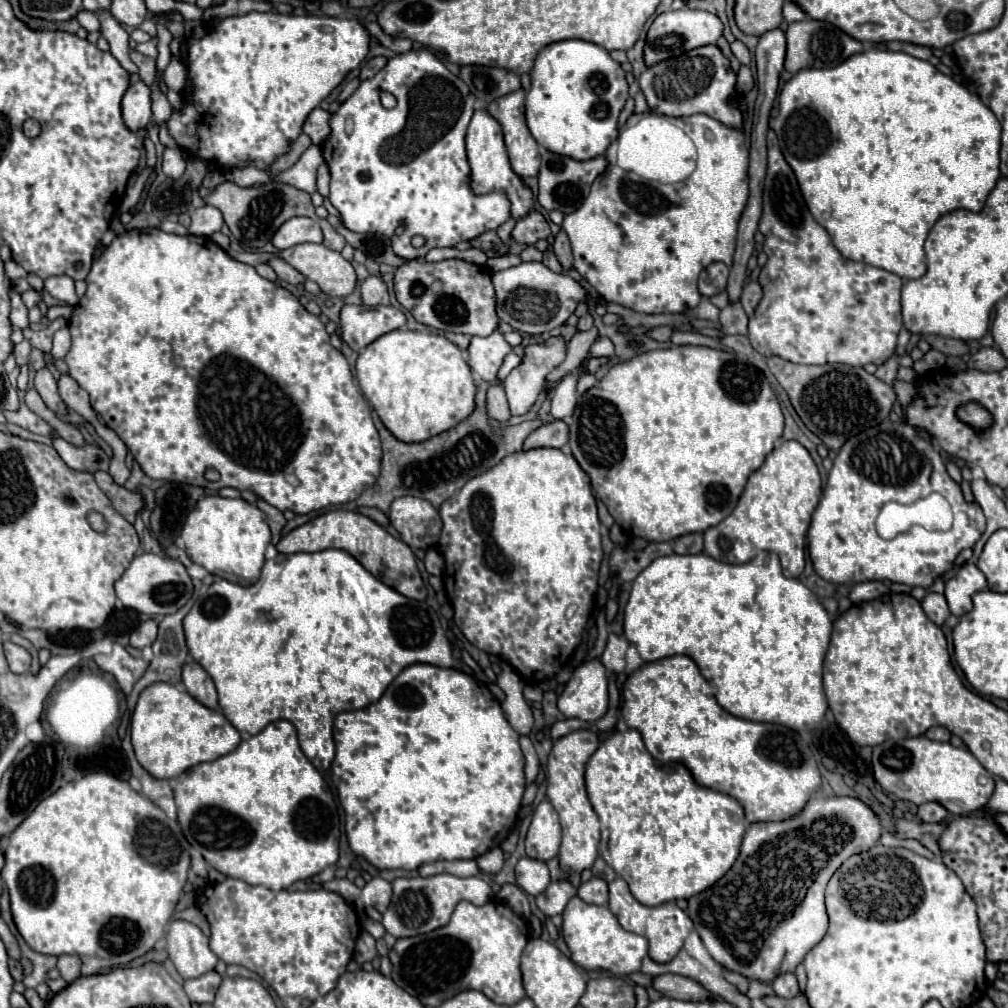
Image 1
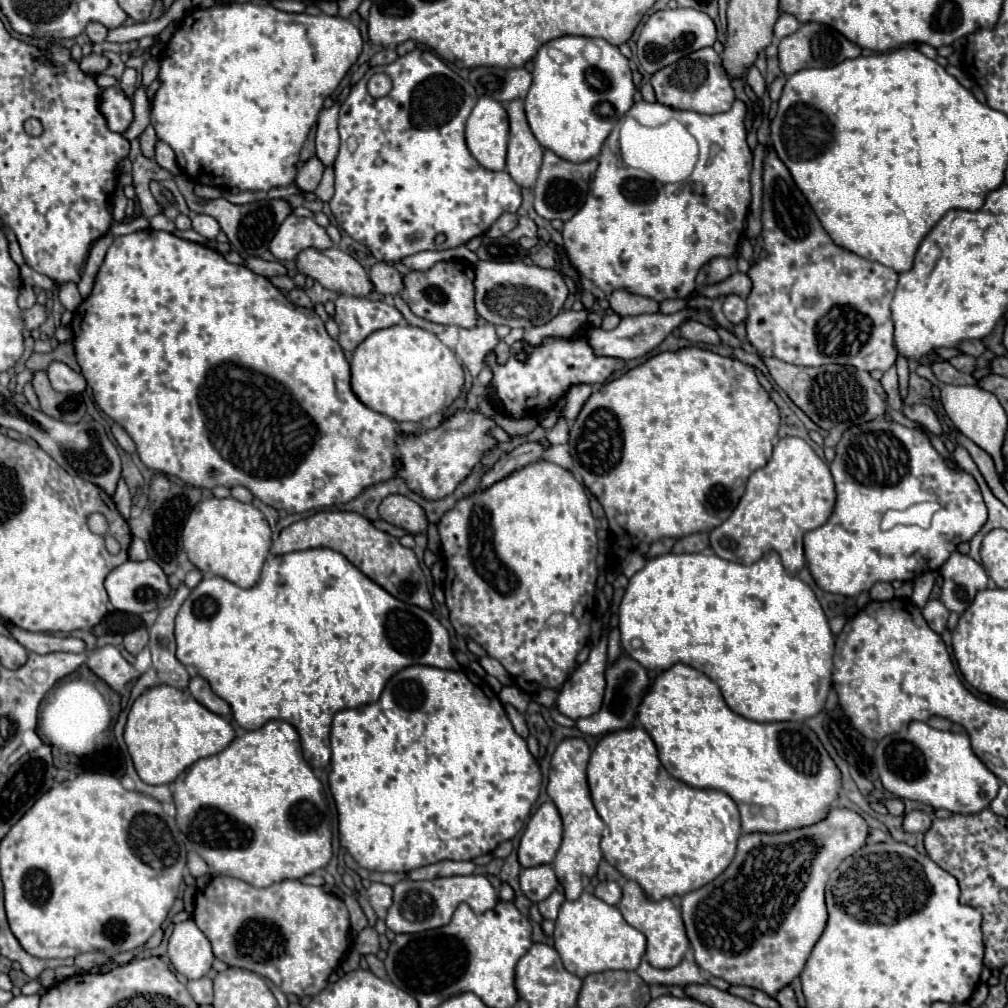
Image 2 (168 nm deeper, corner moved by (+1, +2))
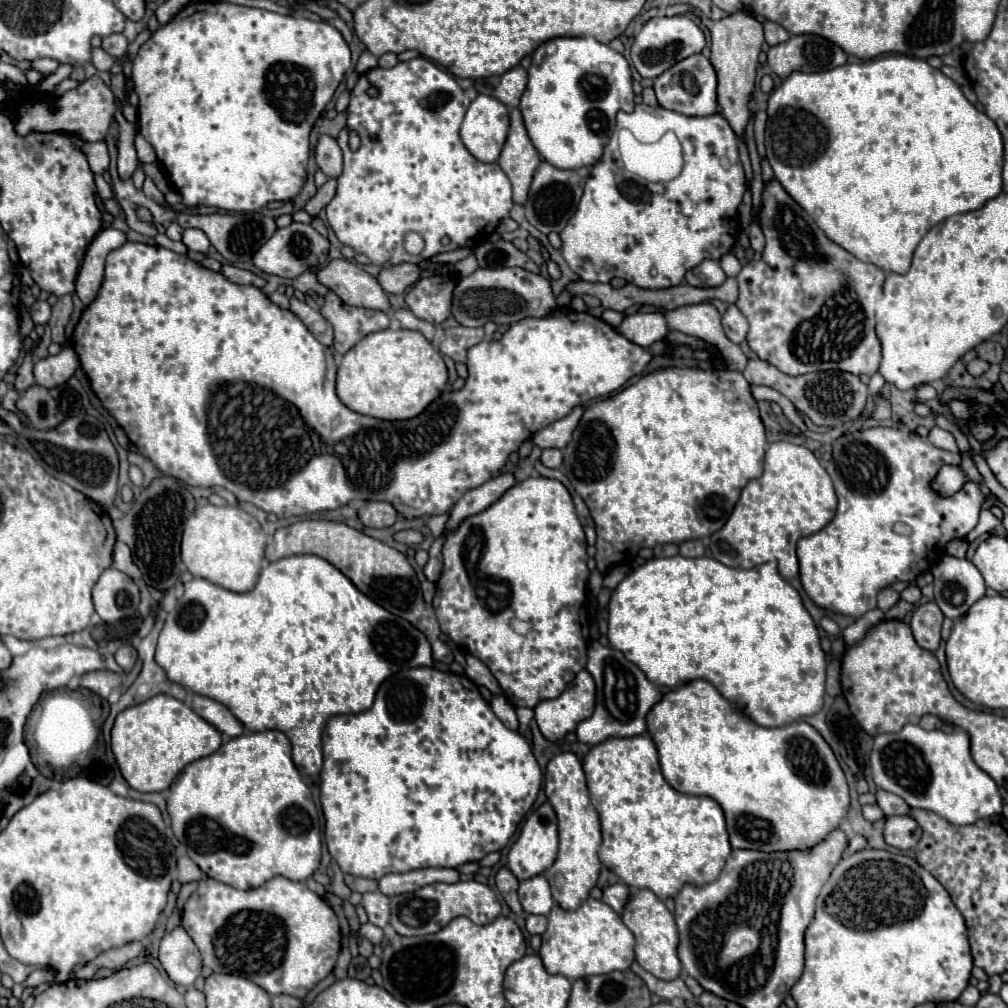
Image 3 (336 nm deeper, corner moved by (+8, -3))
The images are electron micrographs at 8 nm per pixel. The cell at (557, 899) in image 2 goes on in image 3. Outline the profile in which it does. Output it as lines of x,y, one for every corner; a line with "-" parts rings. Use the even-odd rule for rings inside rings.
527,915
525,927
527,927
527,931
529,931
531,935
535,935
535,933
543,935
545,929
547,929
547,917
541,917
541,915

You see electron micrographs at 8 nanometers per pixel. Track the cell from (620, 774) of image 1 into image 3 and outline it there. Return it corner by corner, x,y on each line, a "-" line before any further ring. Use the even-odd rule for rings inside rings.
647,733
627,739
605,739
585,755
583,771
591,803
601,817
603,845
599,847
599,861
623,879
625,885
633,889
651,889
665,901
667,897
675,897
687,883
701,887
719,877
731,853
723,809
711,797
693,797
675,791
661,775
655,743

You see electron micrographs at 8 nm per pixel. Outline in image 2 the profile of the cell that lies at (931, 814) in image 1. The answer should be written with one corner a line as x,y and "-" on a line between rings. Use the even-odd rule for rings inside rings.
912,810
910,814
906,814
902,818
902,828
906,832
926,832
930,828
930,824
932,824
930,816
922,810

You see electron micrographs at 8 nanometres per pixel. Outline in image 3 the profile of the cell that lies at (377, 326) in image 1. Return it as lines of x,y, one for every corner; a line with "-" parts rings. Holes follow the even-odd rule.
333,291
327,293
321,315
333,325
335,345
333,349
345,355
353,345
357,345
365,335
387,329
389,315
385,311
359,309
343,303

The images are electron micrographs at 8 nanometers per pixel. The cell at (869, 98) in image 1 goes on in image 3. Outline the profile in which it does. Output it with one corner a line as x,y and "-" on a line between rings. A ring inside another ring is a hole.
887,54
863,61
845,63
831,71
821,73
791,73
781,87
777,87
769,97
767,107
767,129
765,129
765,149
767,159
773,167
775,179
785,187
785,191
815,219
815,223
825,231
825,235
841,245
845,251
855,255
859,261
873,263
887,273
907,273
911,257
925,233
955,213
975,211
985,205
985,201
1001,193
1001,167
1003,167
1003,139
997,125
983,113
977,111
961,93
959,85
945,77
939,69
933,69
925,59
907,57
903,54

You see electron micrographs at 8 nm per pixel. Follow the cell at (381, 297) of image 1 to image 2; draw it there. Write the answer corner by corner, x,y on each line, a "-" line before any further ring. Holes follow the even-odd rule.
376,262
370,268
370,280
374,284
374,290
380,294
394,296
394,294
402,292
402,288
404,288
402,274
392,264
386,264
386,262

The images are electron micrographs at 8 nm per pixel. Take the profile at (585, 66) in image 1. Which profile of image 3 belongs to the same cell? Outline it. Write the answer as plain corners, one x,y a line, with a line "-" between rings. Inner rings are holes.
557,37
557,39
549,40
539,46
539,49
533,53
531,57
531,67
529,67
529,83
527,83
527,89
521,97
521,115
523,115
523,121
525,121
525,129
529,133
529,139
533,141
533,147
541,153
541,157
545,161
549,161
551,165
557,165
557,169
579,169
579,167
587,167
587,165
593,165
599,161
601,153
603,153
603,147
607,145
611,133
615,131
615,115
619,109
623,111
633,111
635,107
635,95
633,95
633,89
631,89
631,69
629,69
629,63
625,61
625,57
617,51
613,51
611,47
591,39
591,37

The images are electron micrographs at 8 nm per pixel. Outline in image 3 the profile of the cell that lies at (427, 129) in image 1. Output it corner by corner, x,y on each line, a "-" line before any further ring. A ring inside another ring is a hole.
425,57
397,63
391,69
375,67
359,77
347,107
347,129
359,133
361,147
351,151
347,145
347,129
339,133
337,143
343,151
343,173
337,177
337,193
325,209
327,221
343,245
367,255
375,265
419,263
459,247
473,249
495,231
513,207
511,183
497,163
477,161
461,143
459,125
465,109
465,93
457,81
-
371,85
379,89
377,97
365,93
-
443,237
449,239
449,245
441,243

